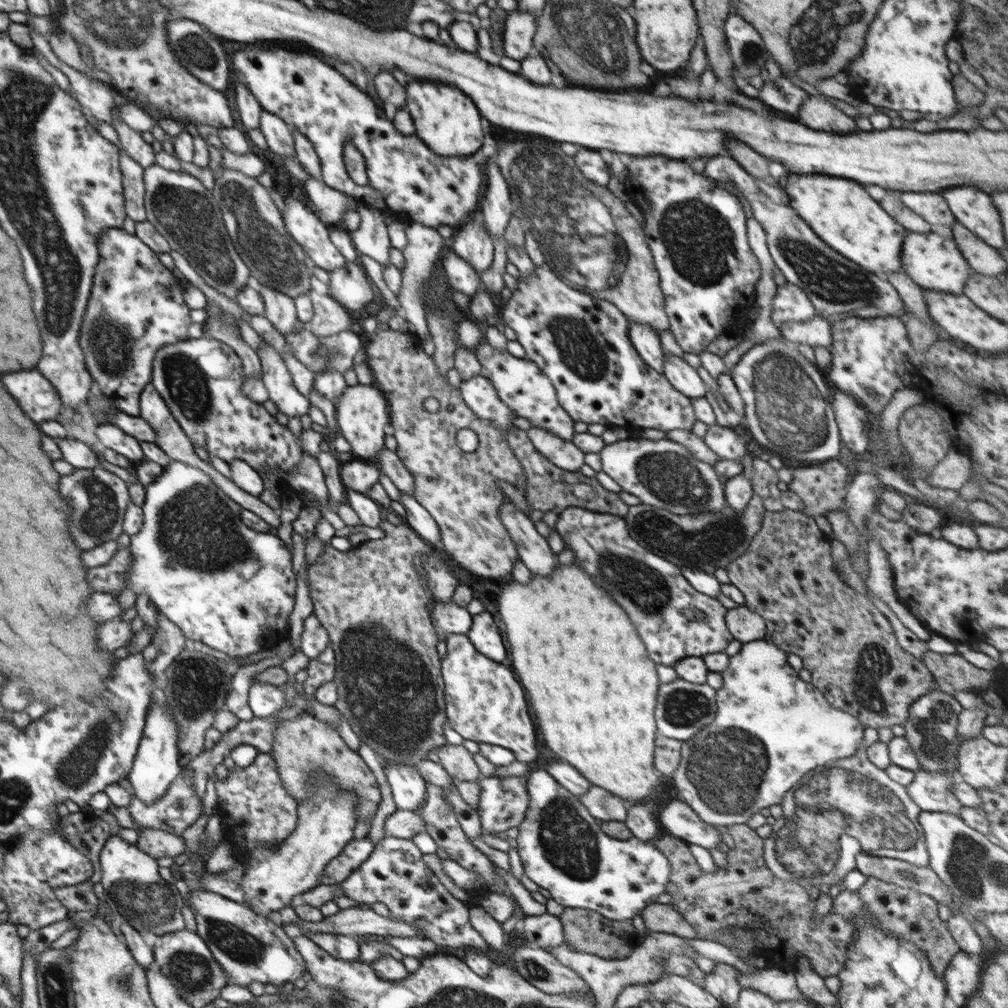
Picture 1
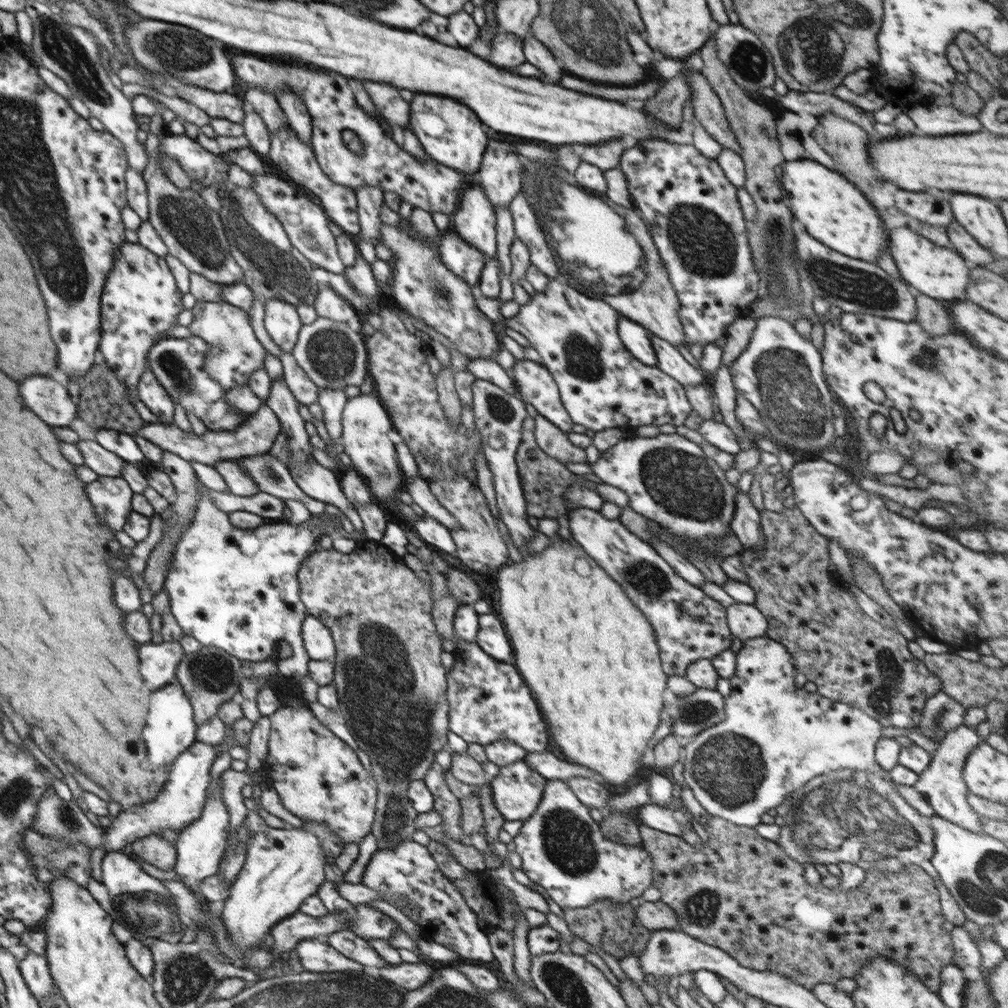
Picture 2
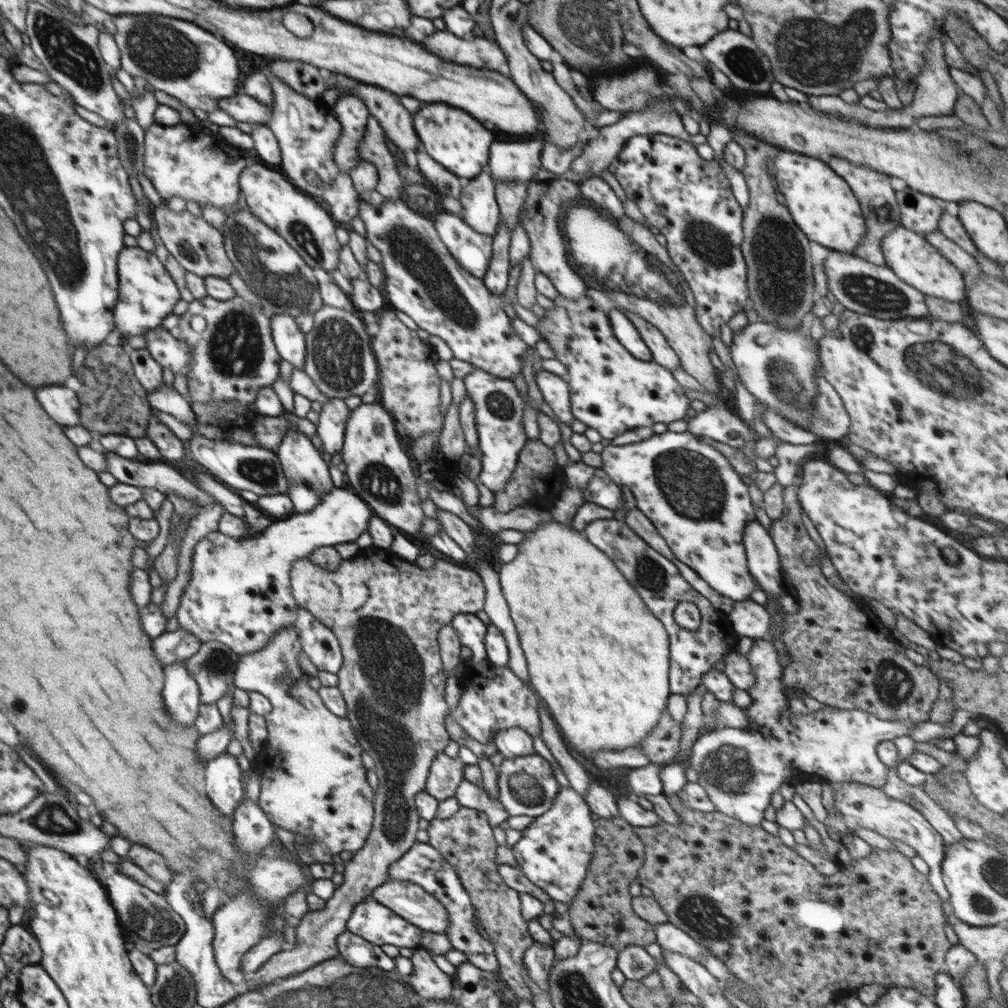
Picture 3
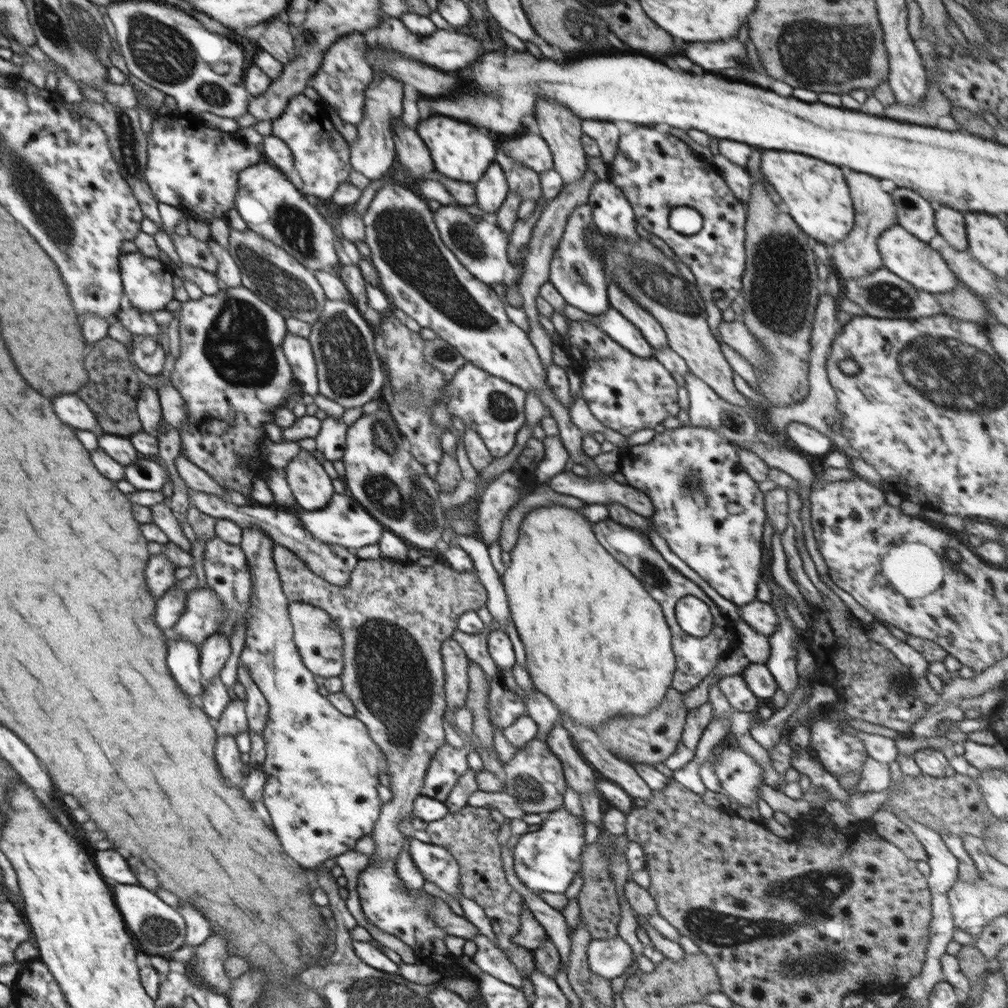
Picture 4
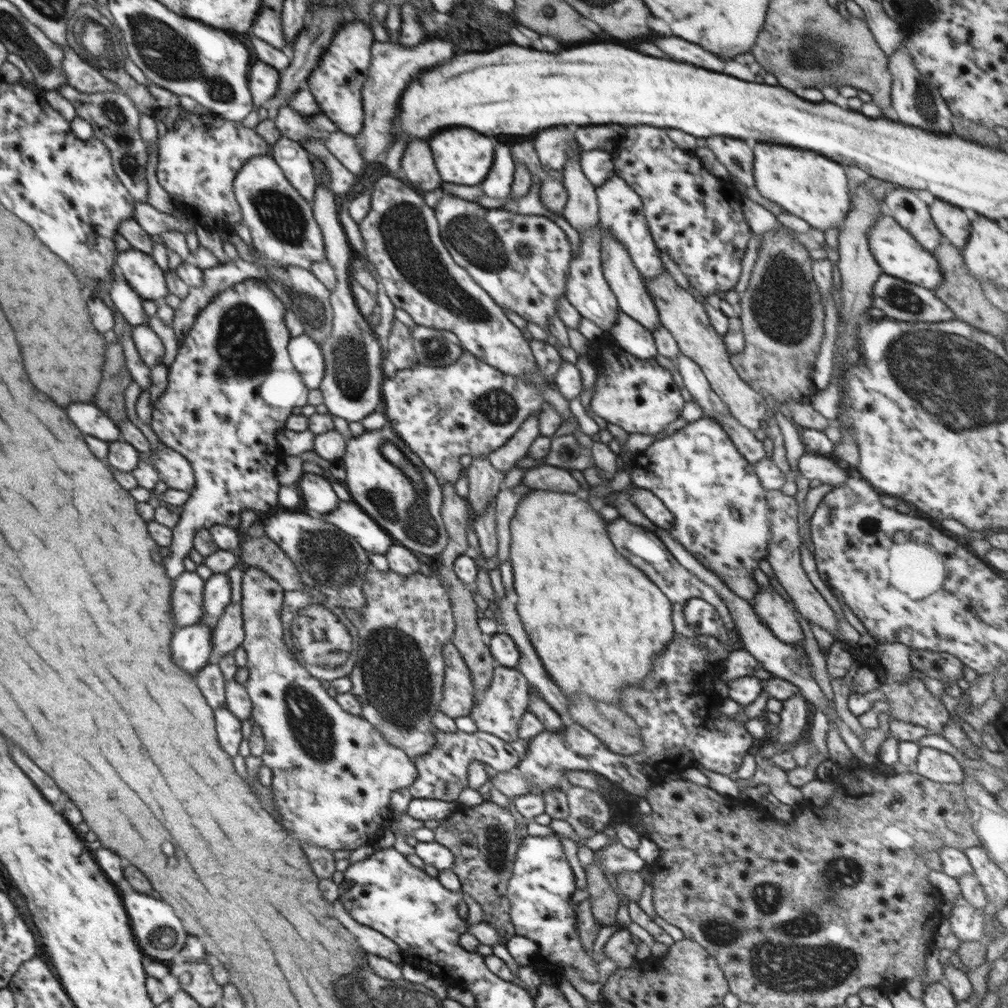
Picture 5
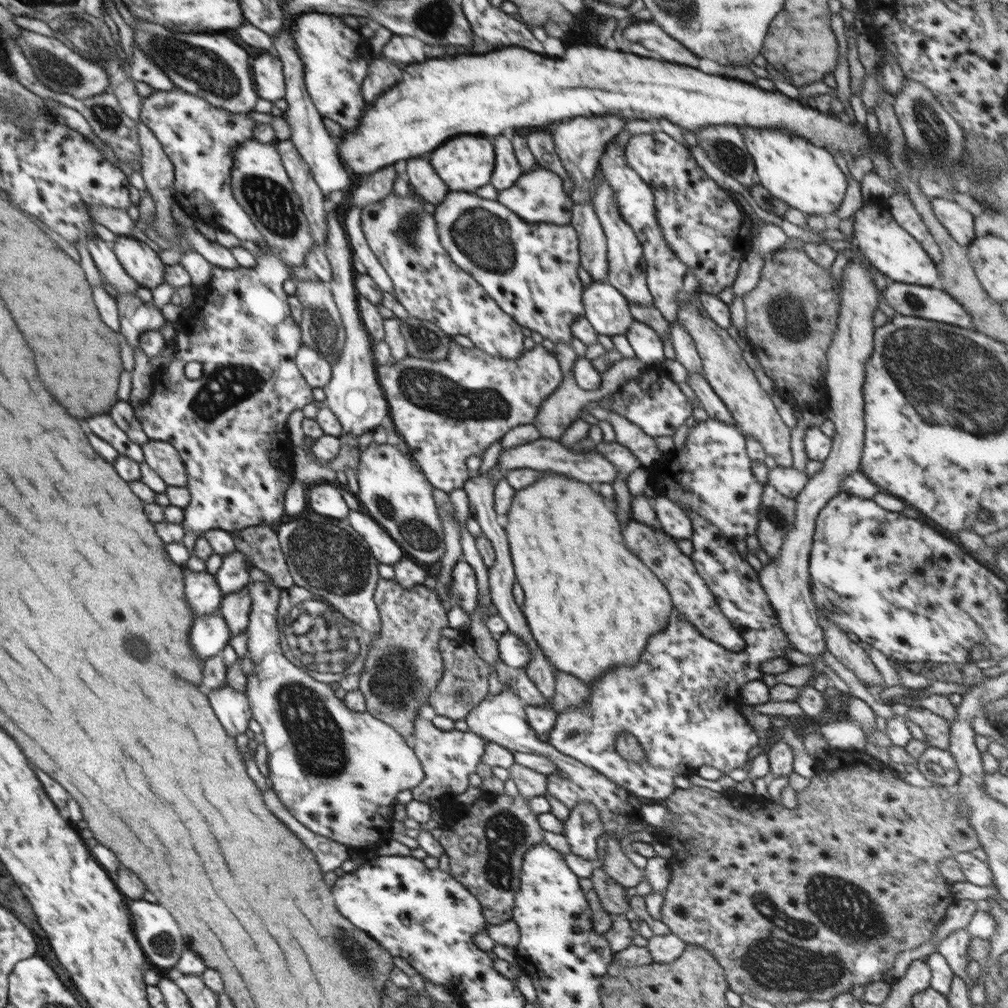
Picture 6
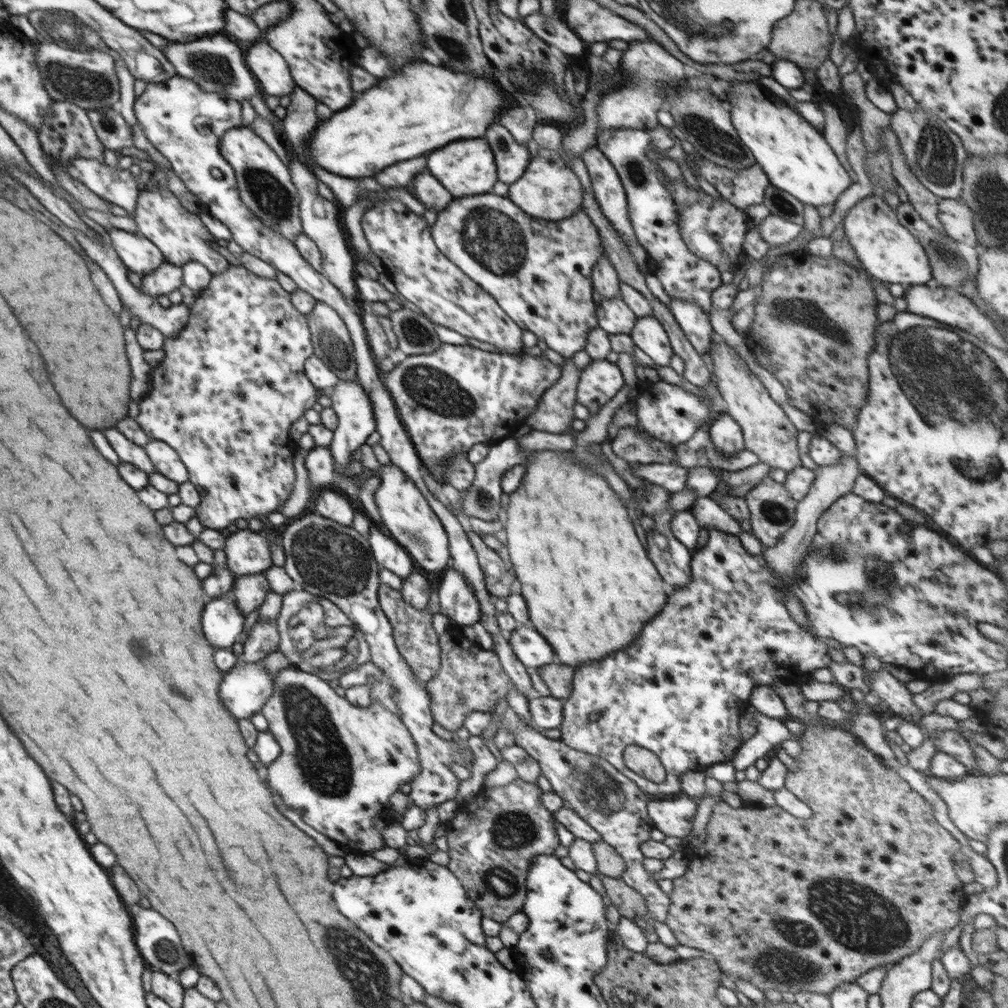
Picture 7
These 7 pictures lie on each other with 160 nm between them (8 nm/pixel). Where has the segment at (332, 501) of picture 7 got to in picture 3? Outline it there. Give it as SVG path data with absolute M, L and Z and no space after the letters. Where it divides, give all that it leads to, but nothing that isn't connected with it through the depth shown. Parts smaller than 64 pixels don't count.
M291 428L282 439L281 444L276 449L275 454L281 462L285 477L288 481L288 496L293 502L294 513L305 513L312 510L321 498L328 494L335 486L328 471L329 463L324 461L322 451L316 449L310 441L310 437L303 432L298 432Z

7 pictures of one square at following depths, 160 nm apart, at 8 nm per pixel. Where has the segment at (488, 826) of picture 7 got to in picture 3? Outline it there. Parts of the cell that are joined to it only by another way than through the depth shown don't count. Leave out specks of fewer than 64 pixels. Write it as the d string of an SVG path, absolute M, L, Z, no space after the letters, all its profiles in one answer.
M461 806L456 814L445 819L429 821L428 844L433 846L456 870L463 888L468 892L476 916L492 938L499 962L500 980L510 987L522 1002L531 1002L532 991L522 976L523 956L533 943L529 924L521 913L521 900L516 890L509 888L500 876L501 867L496 864L496 847L487 814Z

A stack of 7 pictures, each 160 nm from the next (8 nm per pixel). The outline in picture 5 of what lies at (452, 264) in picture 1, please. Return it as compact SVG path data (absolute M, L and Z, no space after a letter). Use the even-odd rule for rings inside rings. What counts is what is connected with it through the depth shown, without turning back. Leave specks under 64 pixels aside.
M441 193L440 200L436 207L433 209L435 212L435 217L439 222L439 229L441 232L442 242L445 244L446 250L449 250L451 257L454 262L459 266L462 266L470 277L480 285L486 292L495 300L495 303L502 308L507 308L516 312L518 316L522 316L527 322L533 322L538 326L543 326L544 328L549 328L549 318L551 316L557 316L557 300L565 296L566 288L566 276L567 269L570 269L570 263L572 257L572 249L570 248L570 242L564 230L558 226L550 218L544 216L523 216L522 214L515 214L511 211L506 211L503 209L488 209L478 206L475 202L468 202L468 200L463 200L462 198L457 198L450 194ZM519 248L528 248L527 255L521 255L518 251Z

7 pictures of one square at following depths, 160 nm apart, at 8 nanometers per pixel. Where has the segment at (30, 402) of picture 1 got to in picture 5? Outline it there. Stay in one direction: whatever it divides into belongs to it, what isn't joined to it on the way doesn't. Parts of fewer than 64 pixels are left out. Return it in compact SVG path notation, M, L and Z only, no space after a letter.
M72 404L68 408L68 416L84 434L96 436L107 443L120 439L119 426L92 404Z

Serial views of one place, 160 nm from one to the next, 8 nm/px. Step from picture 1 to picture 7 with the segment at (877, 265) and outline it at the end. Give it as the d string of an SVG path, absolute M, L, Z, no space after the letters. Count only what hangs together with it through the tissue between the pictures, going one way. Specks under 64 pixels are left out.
M730 84L728 102L732 106L732 124L743 146L750 150L769 182L794 196L802 204L815 208L835 204L852 181L844 166L825 140L784 100L768 94L760 84Z

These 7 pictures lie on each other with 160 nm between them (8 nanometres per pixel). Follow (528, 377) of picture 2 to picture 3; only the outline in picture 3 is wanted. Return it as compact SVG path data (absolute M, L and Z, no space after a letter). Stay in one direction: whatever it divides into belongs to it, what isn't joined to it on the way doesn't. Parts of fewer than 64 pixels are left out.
M541 370L535 379L543 394L544 402L552 408L554 414L562 422L570 426L574 421L570 406L570 387L568 381L552 372Z

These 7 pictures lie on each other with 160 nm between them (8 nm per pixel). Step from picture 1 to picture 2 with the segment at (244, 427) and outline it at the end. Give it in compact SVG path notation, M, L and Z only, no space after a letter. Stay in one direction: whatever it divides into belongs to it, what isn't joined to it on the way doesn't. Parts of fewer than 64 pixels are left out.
M190 335L187 338L164 338L156 341L147 354L147 364L171 399L180 402L185 412L194 414L207 430L232 431L237 429L250 415L242 415L225 402L224 390L203 369L209 346L202 338Z

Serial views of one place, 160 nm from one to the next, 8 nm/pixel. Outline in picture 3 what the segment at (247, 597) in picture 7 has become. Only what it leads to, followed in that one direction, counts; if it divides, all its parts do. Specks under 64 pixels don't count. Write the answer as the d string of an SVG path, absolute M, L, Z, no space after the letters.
M222 642L201 644L198 653L186 659L186 668L200 688L201 704L216 703L228 690L236 688L234 676L238 659L239 655Z

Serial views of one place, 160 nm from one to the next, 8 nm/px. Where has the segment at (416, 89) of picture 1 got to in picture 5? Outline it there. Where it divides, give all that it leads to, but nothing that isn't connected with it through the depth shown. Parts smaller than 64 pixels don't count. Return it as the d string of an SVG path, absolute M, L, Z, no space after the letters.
M454 128L454 130L442 130L442 134L436 134L430 140L430 148L434 154L436 168L440 172L440 178L452 184L464 184L464 186L476 186L486 179L486 174L492 168L492 160L495 158L494 144L490 138L466 130L466 128Z

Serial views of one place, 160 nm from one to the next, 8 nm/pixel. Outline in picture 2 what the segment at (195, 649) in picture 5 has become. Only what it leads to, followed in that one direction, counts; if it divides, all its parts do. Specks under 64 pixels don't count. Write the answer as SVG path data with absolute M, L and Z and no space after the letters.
M178 682L168 684L156 690L150 698L150 710L144 730L144 740L148 746L148 758L152 764L162 766L166 762L174 762L182 752L185 752L197 740L197 724L194 720L194 709L190 704L187 694Z

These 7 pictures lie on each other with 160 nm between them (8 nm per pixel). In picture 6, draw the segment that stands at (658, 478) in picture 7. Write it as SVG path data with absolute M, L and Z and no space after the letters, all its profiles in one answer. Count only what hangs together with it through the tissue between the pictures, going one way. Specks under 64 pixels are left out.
M543 437L525 445L504 449L500 453L497 463L492 466L489 472L491 474L497 474L501 479L511 470L517 468L531 468L540 472L552 471L553 473L558 473L589 484L612 483L619 477L619 470L610 461L607 461L597 449L578 453L572 451L570 448L567 449L567 447L557 440Z

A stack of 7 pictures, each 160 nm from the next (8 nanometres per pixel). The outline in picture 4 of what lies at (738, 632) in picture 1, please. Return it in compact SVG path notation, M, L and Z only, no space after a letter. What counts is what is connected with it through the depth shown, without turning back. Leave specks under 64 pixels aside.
M757 598L739 608L742 622L752 626L756 632L770 637L778 629L778 615L774 607L767 602L759 601Z

